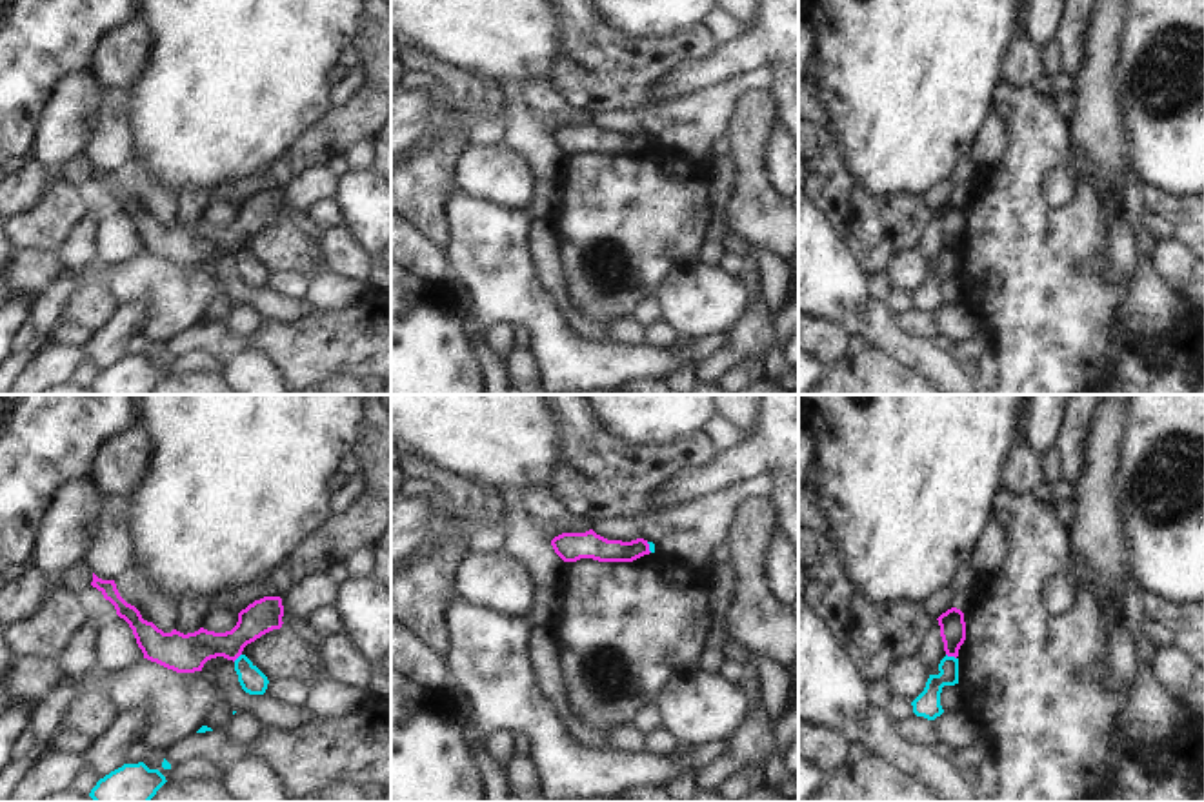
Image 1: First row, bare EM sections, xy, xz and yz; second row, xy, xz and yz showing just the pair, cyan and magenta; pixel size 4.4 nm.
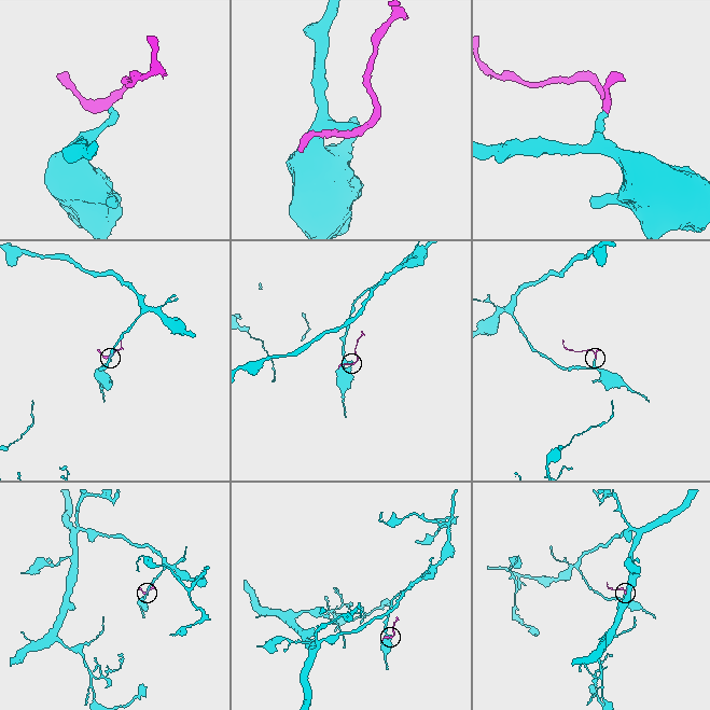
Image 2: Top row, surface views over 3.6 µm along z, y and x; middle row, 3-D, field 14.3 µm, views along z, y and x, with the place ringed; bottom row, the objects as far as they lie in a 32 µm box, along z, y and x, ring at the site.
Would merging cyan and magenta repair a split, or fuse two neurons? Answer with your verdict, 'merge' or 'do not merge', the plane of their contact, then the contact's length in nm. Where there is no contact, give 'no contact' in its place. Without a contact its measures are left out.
do not merge; contact in yz; length 50 nm

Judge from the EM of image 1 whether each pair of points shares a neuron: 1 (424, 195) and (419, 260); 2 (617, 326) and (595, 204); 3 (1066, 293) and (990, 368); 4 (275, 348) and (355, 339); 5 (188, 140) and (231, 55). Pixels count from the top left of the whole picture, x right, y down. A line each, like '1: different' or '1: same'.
1: different
2: different
3: different
4: same
5: same

